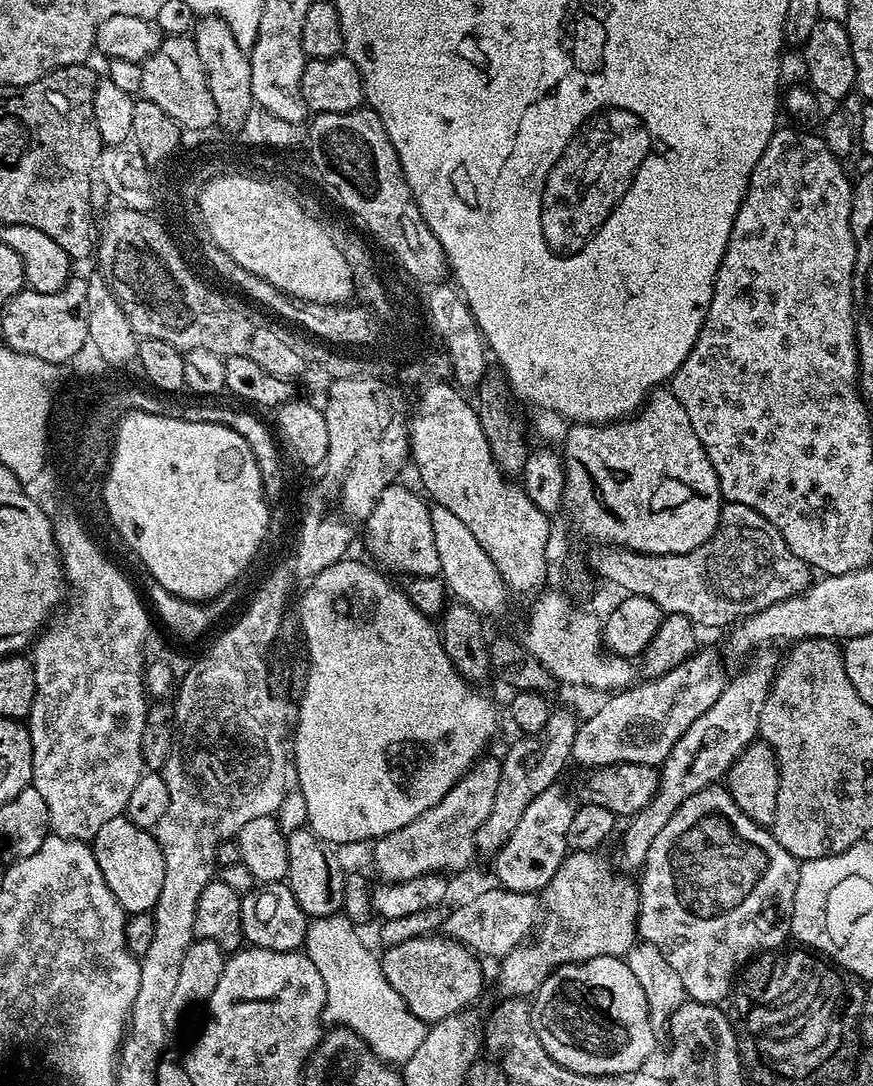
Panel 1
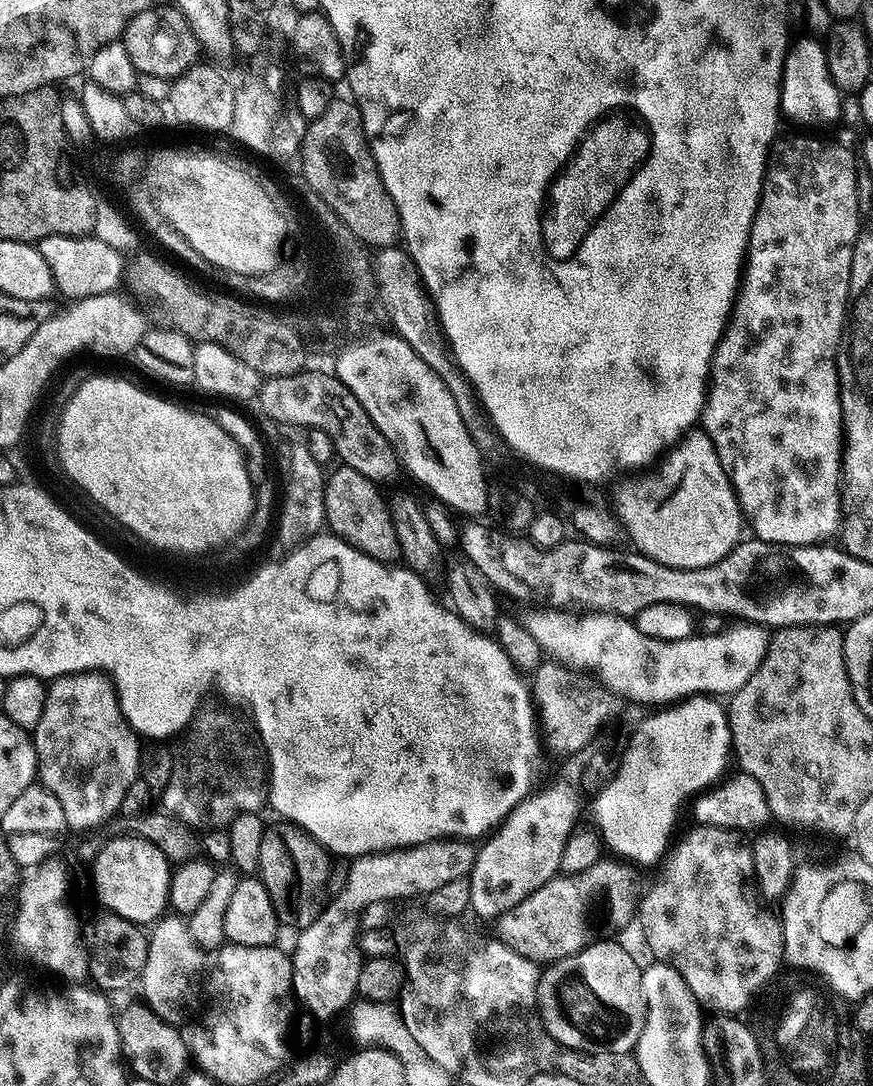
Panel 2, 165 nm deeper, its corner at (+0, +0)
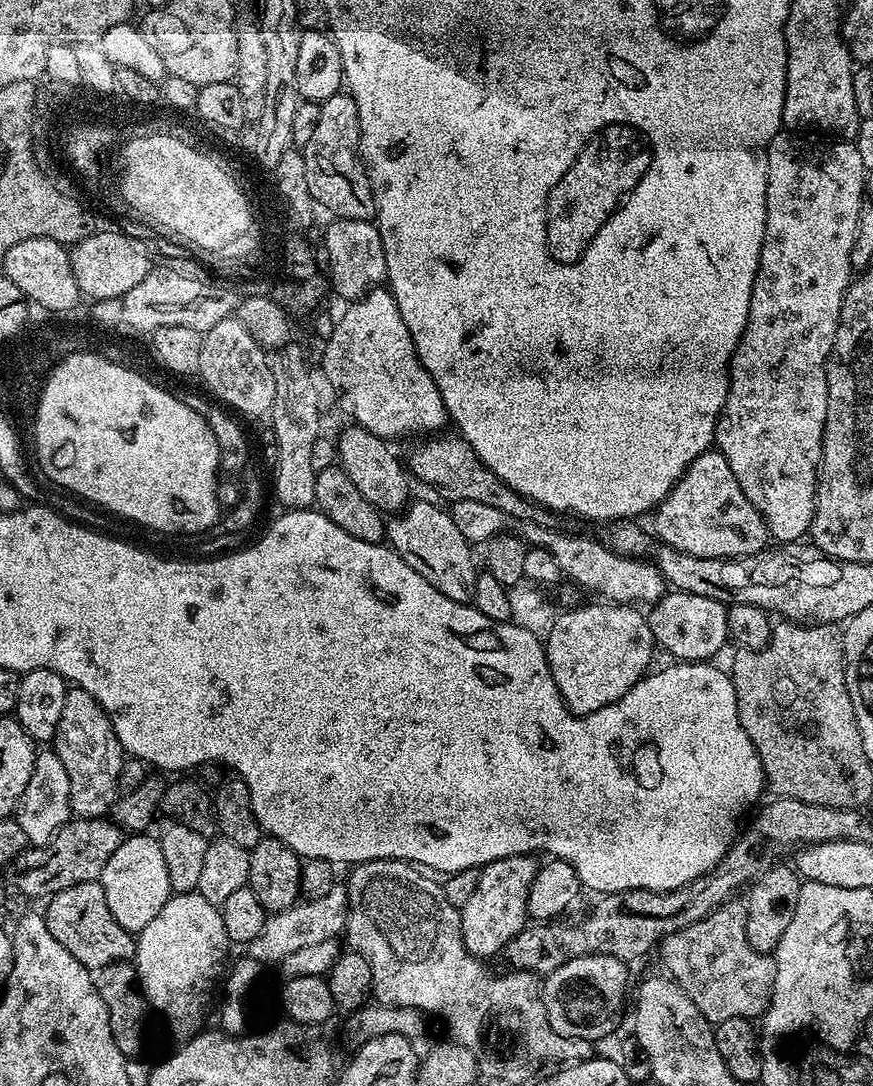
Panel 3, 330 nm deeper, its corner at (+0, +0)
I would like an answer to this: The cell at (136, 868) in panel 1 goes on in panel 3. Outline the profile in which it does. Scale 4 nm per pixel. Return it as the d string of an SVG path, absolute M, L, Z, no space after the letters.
M132 834L121 839L118 850L110 854L104 863L99 882L106 894L110 914L128 932L139 934L158 918L158 910L166 906L169 896L173 895L170 874L166 874L166 861L162 858L159 839L152 840L148 834Z

